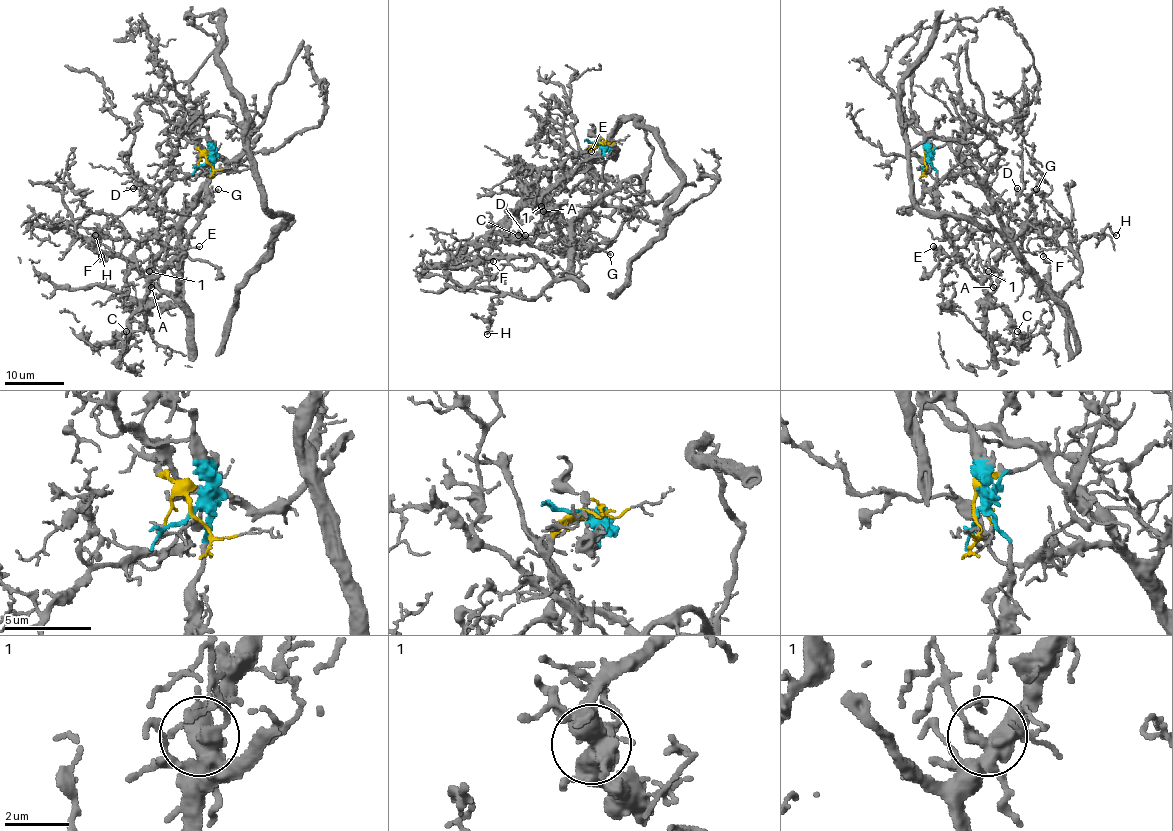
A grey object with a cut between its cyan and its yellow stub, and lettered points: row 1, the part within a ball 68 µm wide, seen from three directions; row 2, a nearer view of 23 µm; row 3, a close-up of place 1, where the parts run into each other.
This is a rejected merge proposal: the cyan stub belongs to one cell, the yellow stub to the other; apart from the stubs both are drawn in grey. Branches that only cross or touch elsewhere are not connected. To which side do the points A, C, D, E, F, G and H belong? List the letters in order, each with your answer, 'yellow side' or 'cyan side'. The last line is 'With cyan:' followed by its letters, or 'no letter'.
A: cyan side
C: cyan side
D: yellow side
E: cyan side
F: yellow side
G: cyan side
H: yellow side
With cyan: A, C, E, G

